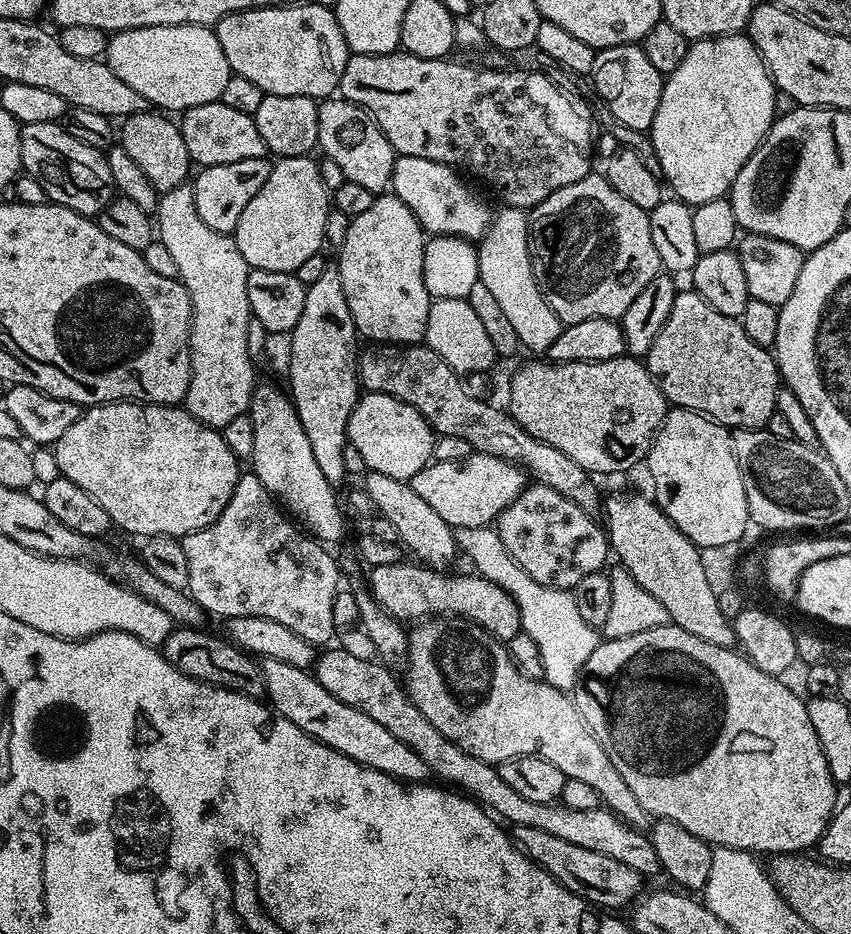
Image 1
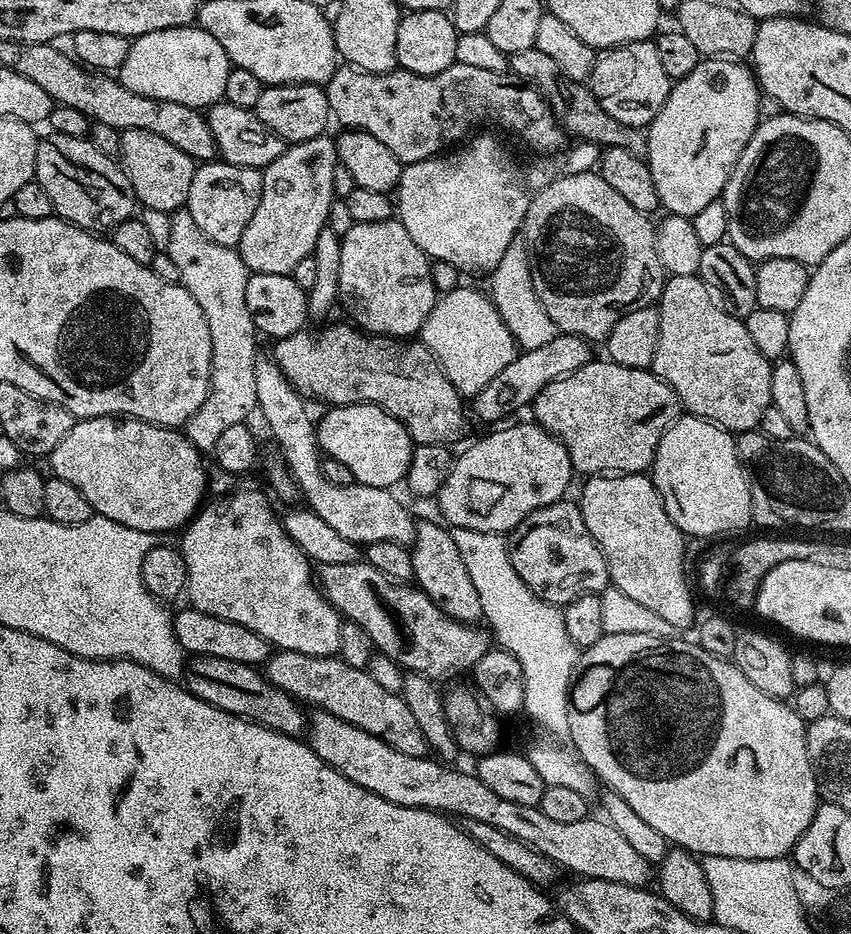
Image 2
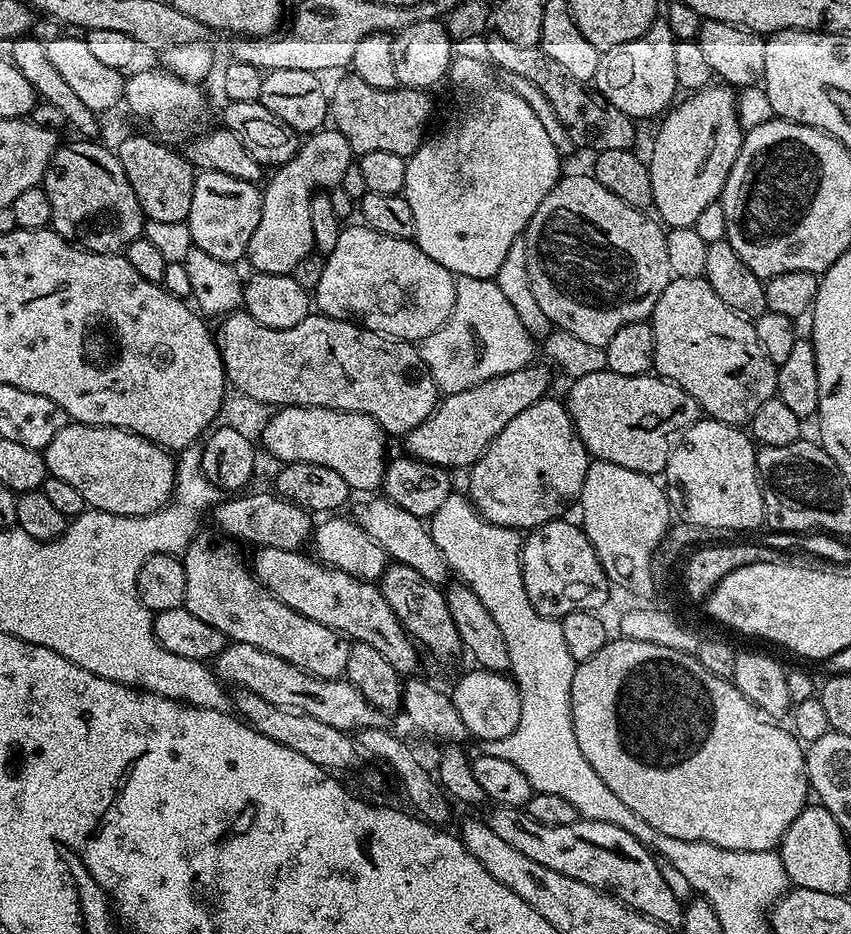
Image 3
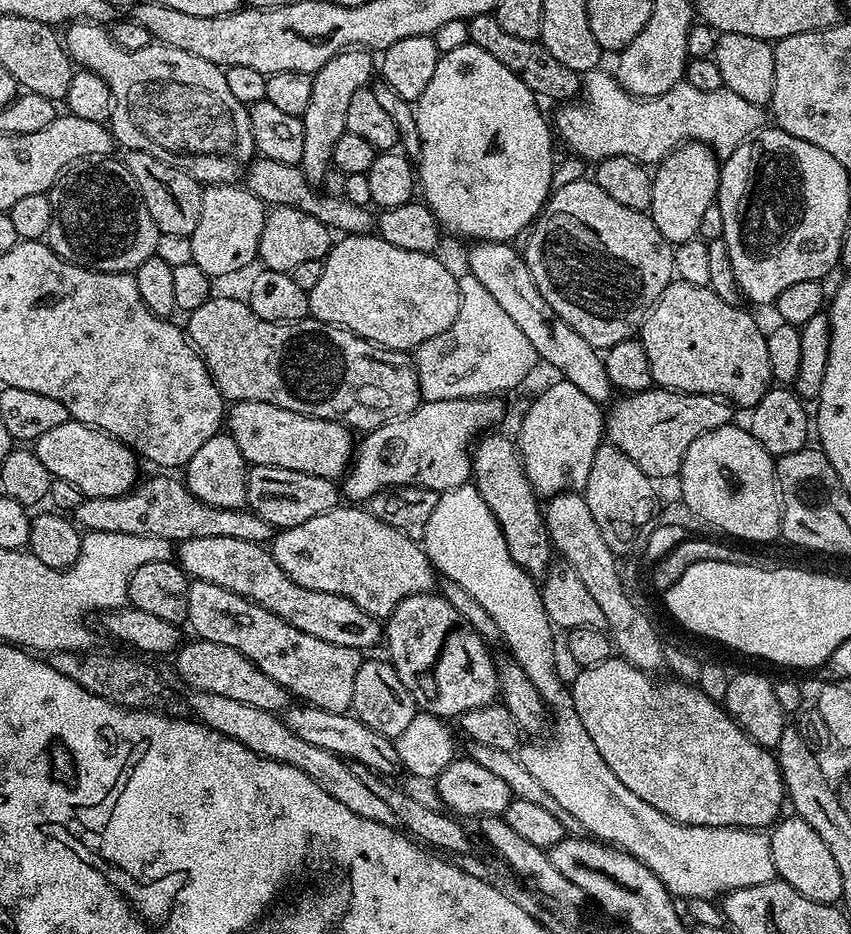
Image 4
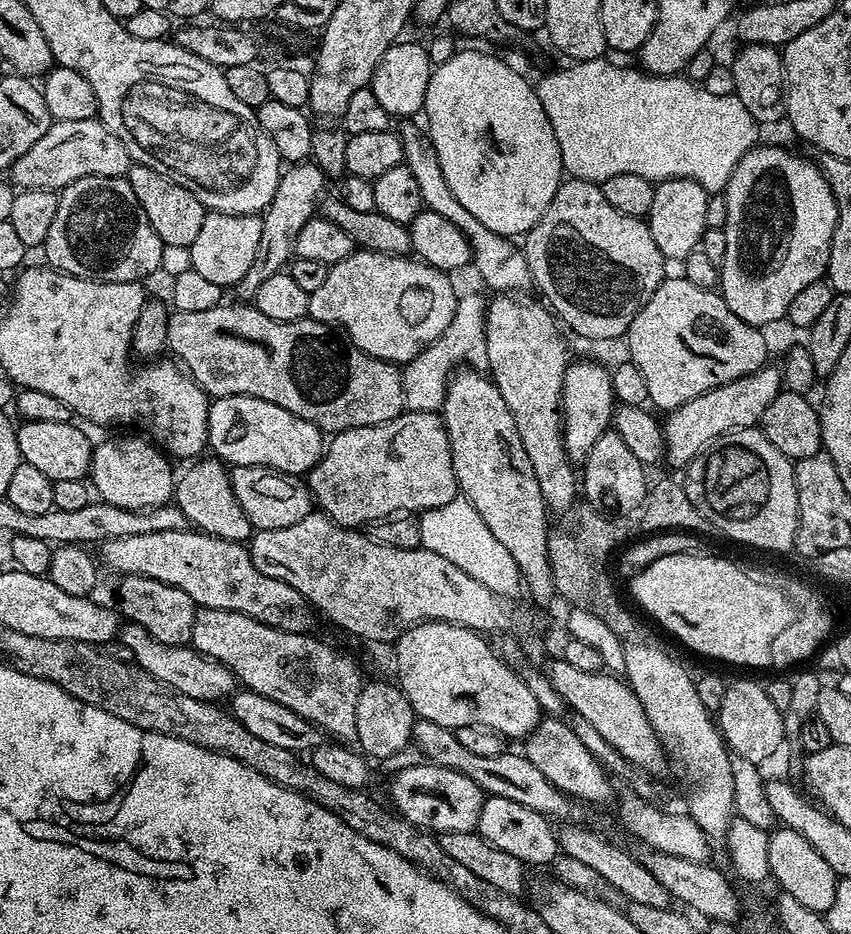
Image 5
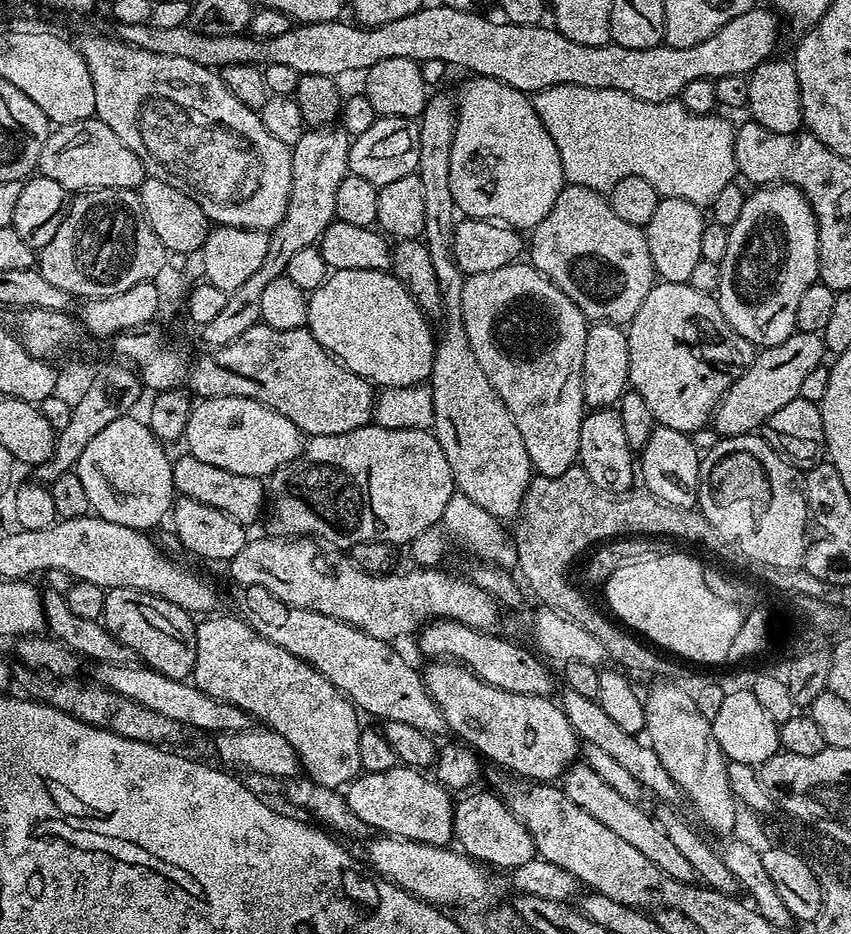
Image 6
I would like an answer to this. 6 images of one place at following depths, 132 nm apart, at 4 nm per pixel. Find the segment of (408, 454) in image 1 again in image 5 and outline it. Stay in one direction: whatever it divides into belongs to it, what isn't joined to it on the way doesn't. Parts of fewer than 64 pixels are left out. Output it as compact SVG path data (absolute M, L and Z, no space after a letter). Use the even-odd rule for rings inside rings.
M217 396L208 405L208 448L225 465L273 468L303 477L319 462L326 447L325 433L306 418L253 396Z

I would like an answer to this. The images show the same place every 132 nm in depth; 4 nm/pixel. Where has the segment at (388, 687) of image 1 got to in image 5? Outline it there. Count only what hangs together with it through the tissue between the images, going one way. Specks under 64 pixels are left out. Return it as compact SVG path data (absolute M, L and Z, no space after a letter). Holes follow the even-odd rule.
M131 622L125 623L121 627L118 640L119 643L124 643L125 650L129 652L125 653L133 664L146 670L146 674L158 678L158 682L162 682L182 694L190 694L190 698L222 702L237 691L238 681L230 669L222 666L222 662L204 656L191 646L163 644L158 642L158 638L154 638L146 630L142 630L142 626Z

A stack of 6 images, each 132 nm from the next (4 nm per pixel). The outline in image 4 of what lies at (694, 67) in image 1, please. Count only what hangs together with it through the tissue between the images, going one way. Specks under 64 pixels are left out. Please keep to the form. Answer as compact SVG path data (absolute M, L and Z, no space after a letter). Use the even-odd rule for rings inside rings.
M689 142L672 149L655 169L652 178L652 207L654 226L675 246L697 239L706 206L717 203L720 190L721 161L706 144Z

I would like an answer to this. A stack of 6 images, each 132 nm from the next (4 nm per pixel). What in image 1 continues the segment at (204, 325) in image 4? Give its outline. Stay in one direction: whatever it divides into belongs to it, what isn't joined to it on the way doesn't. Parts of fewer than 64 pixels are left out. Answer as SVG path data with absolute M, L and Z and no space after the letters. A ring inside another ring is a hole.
M373 343L368 349L361 351L358 356L358 375L360 378L360 387L364 392L377 392L378 394L390 394L394 398L398 398L402 402L406 402L410 406L414 406L414 410L418 410L418 414L422 414L422 418L426 418L426 422L437 436L449 436L450 438L462 438L466 442L470 442L470 446L477 452L485 452L491 456L496 456L500 460L511 460L512 463L520 465L525 473L535 483L545 484L554 490L558 490L558 494L562 494L562 498L570 498L570 502L574 502L574 506L578 506L588 516L595 517L602 508L602 495L596 489L593 477L582 466L578 466L578 462L574 462L574 458L569 458L567 454L562 454L562 450L558 450L555 446L550 446L550 442L542 442L538 438L531 436L526 430L522 430L522 426L518 426L518 422L508 415L503 407L495 408L492 404L487 404L484 400L479 400L476 396L471 396L464 389L465 381L450 366L446 366L446 362L442 362L442 358L438 358L438 354L434 354L434 350L430 350L427 343L419 344L378 344Z

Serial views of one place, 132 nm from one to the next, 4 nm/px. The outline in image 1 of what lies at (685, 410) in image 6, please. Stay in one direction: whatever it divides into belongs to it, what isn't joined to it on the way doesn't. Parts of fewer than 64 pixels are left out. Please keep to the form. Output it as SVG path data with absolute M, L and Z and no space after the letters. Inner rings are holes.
M695 290L677 291L674 310L666 318L666 326L654 338L646 357L646 367L656 379L657 386L668 399L669 405L689 408L691 412L701 412L711 420L717 420L729 430L742 428L763 429L764 424L776 412L776 395L782 386L780 370L776 366L773 353L746 338L746 330L739 319L722 314L701 298Z

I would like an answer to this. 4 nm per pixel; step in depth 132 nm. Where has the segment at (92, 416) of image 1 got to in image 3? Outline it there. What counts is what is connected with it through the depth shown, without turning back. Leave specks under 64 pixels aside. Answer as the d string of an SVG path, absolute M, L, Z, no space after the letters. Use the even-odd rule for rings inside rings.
M69 422L42 453L48 476L70 482L82 494L89 509L123 516L145 516L157 512L176 490L176 461L173 453L152 440L124 428Z

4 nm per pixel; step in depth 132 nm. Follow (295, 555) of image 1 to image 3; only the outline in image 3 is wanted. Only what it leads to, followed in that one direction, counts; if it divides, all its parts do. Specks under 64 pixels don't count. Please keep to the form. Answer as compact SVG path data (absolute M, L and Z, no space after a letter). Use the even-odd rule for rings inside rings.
M220 534L197 535L192 545L182 553L186 574L184 607L202 618L202 622L214 626L229 641L258 646L312 676L334 680L346 673L346 658L349 641L330 626L314 622L298 610L290 610L276 596L271 596L256 578L255 572L240 557L240 552L231 539Z

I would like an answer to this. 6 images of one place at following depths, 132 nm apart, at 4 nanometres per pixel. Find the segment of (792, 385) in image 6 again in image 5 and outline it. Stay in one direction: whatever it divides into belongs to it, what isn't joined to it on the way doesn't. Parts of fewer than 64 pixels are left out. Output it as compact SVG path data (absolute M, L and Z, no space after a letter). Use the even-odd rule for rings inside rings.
M765 366L734 382L711 388L698 398L667 413L662 420L667 463L672 463L680 470L687 469L688 463L720 436L727 432L736 432L739 428L757 427L762 414L766 414L766 406L770 406L770 402L774 402L776 395L782 391L781 369L772 367Z

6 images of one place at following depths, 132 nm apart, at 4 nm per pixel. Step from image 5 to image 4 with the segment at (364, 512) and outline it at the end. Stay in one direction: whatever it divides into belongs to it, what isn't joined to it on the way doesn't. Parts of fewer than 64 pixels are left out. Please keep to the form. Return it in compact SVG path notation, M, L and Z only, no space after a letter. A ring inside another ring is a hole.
M475 396L469 400L424 400L420 403L408 416L402 416L398 420L389 420L388 423L383 424L380 428L375 428L373 432L367 433L363 437L364 441L359 441L358 447L355 449L352 457L352 463L342 480L342 492L345 497L348 496L349 501L352 502L368 502L377 492L383 492L390 488L397 488L398 485L406 486L407 488L429 488L435 492L442 493L451 488L457 488L463 484L469 483L472 475L472 454L474 451L474 441L481 434L487 433L500 419L504 416L503 399L494 396Z

